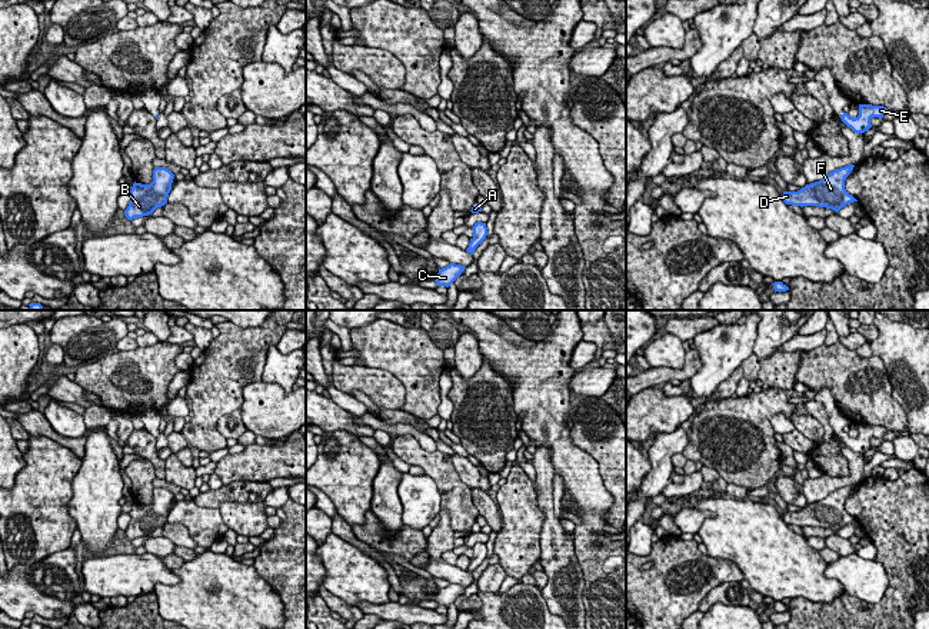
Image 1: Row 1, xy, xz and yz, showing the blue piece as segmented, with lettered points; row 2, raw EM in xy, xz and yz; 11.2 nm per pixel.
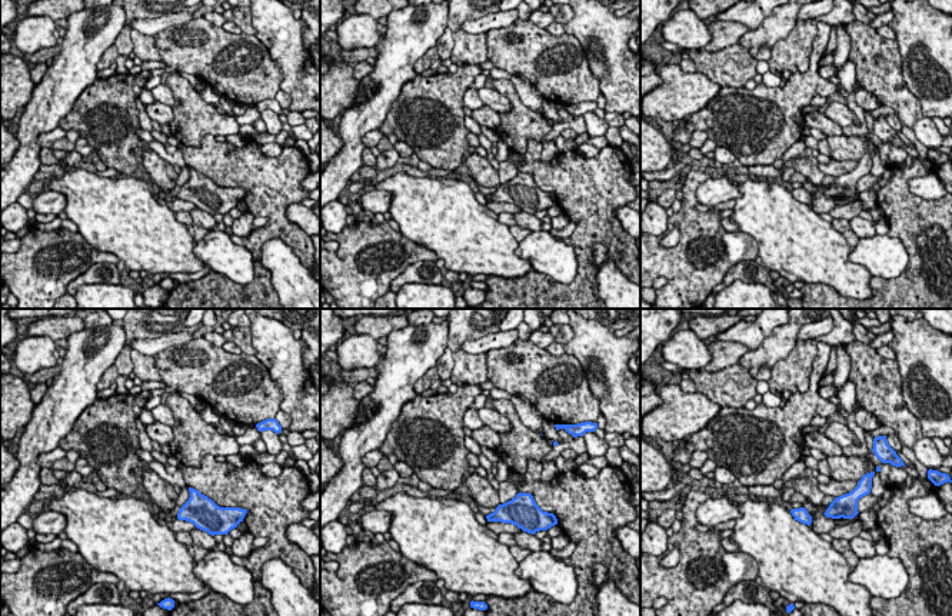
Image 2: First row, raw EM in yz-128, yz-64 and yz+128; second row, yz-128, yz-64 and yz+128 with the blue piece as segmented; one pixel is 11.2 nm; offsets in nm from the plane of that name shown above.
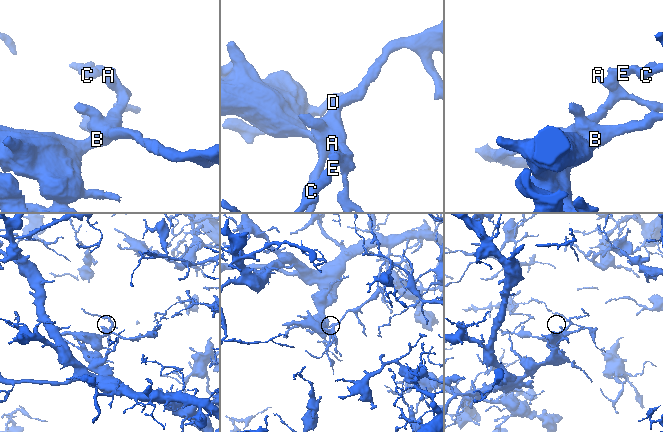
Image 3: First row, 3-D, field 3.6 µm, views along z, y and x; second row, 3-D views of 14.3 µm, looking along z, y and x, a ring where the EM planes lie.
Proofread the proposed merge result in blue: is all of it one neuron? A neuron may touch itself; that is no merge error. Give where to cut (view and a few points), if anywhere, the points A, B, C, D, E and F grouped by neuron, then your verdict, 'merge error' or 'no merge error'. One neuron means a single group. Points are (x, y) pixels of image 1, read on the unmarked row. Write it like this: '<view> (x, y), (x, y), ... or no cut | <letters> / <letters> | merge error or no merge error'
no cut | A B C D E F | no merge error

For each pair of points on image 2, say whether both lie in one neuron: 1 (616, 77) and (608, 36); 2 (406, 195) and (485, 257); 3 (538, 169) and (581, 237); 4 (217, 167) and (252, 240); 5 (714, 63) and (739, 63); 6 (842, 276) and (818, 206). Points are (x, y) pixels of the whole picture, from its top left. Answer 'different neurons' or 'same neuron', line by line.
1: same neuron
2: same neuron
3: same neuron
4: same neuron
5: same neuron
6: different neurons

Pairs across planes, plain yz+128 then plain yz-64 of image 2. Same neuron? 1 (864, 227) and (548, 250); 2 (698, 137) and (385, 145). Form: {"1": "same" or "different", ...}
{"1": "different", "2": "different"}

